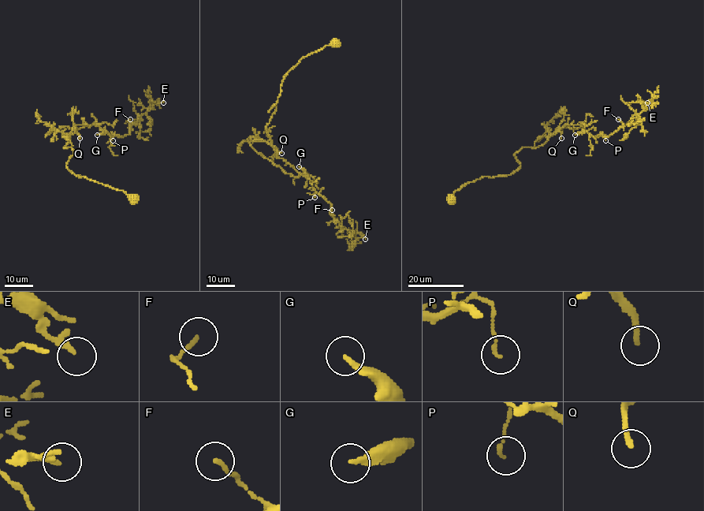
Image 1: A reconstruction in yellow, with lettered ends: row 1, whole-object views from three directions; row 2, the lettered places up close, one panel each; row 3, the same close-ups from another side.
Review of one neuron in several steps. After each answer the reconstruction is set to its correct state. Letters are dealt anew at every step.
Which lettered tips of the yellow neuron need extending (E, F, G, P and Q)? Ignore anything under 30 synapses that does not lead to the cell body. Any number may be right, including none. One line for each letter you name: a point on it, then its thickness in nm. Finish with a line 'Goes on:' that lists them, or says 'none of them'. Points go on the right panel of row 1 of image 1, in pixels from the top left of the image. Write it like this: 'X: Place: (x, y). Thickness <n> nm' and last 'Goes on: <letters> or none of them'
Q: Place: (561, 138). Thickness 200 nm
Goes on: Q

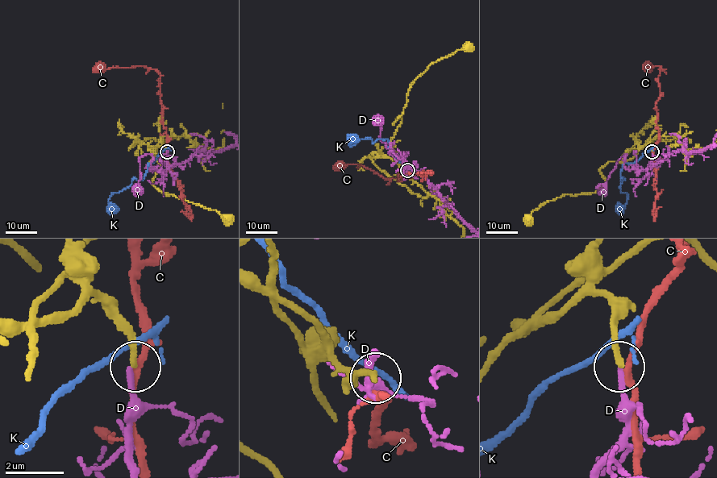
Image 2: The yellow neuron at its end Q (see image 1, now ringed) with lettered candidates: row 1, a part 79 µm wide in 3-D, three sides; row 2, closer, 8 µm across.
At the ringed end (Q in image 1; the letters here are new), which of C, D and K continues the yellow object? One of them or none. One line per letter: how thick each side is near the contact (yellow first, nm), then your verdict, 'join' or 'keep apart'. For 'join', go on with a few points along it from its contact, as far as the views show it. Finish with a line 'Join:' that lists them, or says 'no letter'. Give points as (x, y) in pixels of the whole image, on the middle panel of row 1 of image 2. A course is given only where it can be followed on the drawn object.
C: calibres 200 and 220 nm; keep apart
D: calibres 220 and 220 nm; keep apart
K: calibres 300 and 180 nm; keep apart
Join: no letter

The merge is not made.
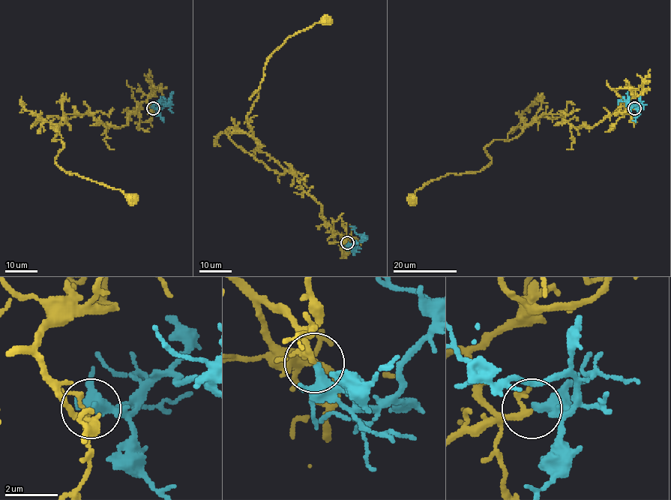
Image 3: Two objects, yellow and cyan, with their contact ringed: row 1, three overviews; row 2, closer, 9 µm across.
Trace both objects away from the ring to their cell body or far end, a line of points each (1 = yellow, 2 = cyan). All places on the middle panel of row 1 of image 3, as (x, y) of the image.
1: (347, 242), (295, 175), (259, 149), (246, 118), (266, 60), (289, 37), (325, 20)
2: (348, 242), (354, 248), (361, 239), (352, 229), (354, 226)

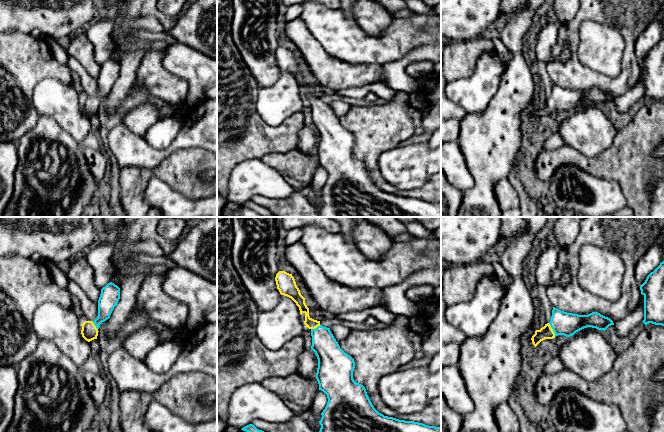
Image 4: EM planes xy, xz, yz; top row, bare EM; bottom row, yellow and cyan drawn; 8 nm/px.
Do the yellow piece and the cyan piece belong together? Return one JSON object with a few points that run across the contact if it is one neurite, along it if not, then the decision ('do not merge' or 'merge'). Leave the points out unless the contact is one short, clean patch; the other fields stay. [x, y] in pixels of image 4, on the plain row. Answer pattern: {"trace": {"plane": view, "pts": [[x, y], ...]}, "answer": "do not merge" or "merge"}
{"trace": {"plane": "yz", "pts": [[546, 108], [552, 106], [563, 99]]}, "answer": "merge"}

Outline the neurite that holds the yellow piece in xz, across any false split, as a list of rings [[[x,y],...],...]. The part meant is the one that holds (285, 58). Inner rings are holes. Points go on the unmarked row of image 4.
[[[279,47],[275,57],[280,70],[291,74],[299,83],[300,90],[305,90],[304,100],[311,106],[311,125],[318,135],[316,155],[319,166],[328,174],[319,197],[319,217],[441,217],[441,203],[399,196],[379,189],[372,181],[365,163],[353,155],[354,135],[340,124],[330,104],[322,102],[320,97],[309,92],[305,74],[301,71],[292,50]]]

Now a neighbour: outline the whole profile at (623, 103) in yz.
[[[641,70],[640,78],[634,88],[627,90],[622,96],[614,100],[616,110],[619,113],[626,113],[630,107],[644,96],[644,71]]]

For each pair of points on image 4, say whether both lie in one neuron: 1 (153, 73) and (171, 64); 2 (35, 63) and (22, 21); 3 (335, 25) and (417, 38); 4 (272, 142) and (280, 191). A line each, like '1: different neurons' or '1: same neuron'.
1: different neurons
2: different neurons
3: same neuron
4: different neurons

